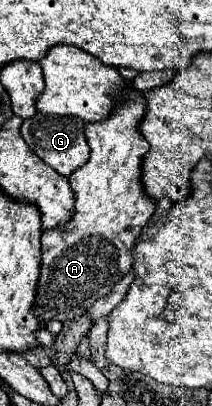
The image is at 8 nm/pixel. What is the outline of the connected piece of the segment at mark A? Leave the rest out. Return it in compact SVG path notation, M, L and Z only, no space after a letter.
M129 89L129 99L125 103L119 103L111 117L89 123L85 129L87 143L91 147L91 157L85 165L81 165L73 175L69 177L69 183L77 195L77 209L75 215L63 223L61 227L45 229L41 237L41 275L37 283L37 295L33 303L33 315L47 323L51 319L59 319L61 323L75 319L77 315L85 313L95 301L109 295L113 285L121 281L131 271L133 257L131 249L141 233L141 229L149 223L149 219L155 213L155 199L147 197L141 187L141 159L149 151L149 143L141 137L137 131L137 125L145 113L145 99L143 93L137 89Z

